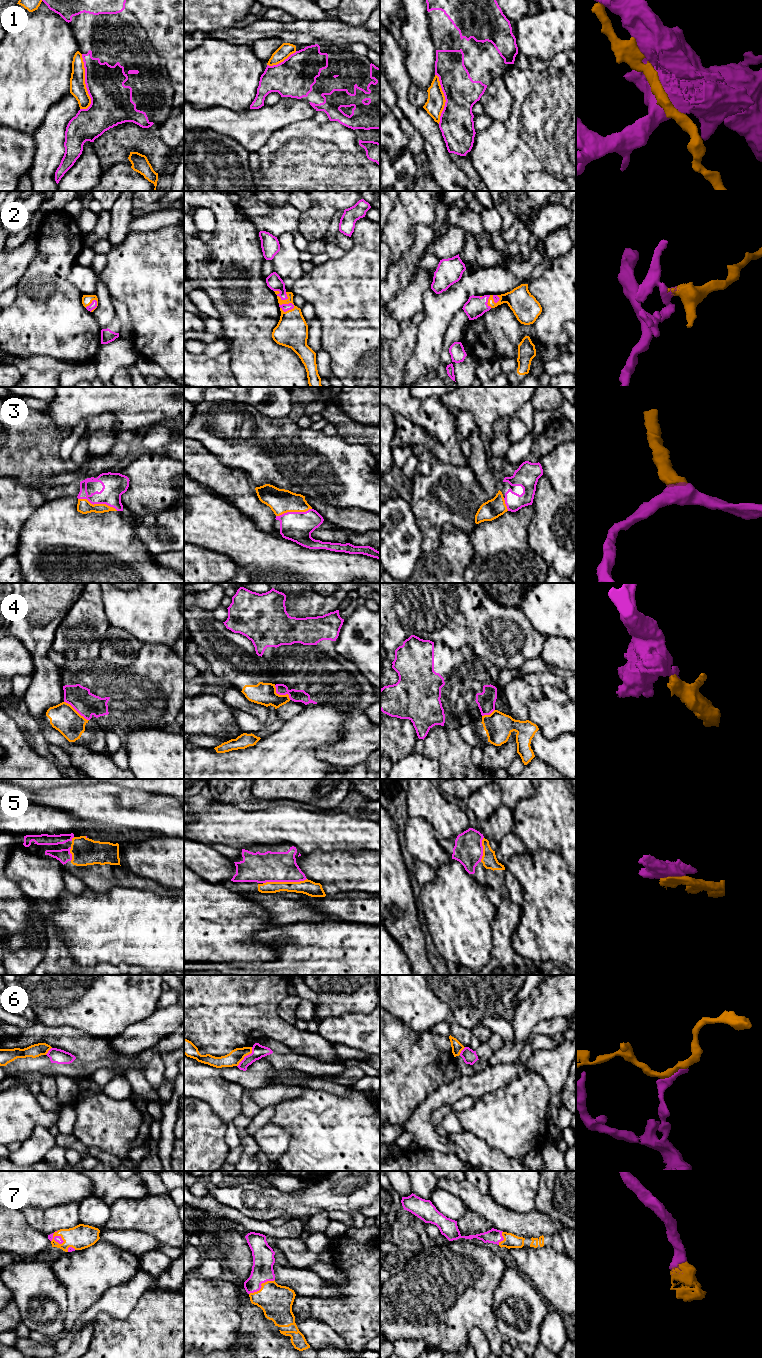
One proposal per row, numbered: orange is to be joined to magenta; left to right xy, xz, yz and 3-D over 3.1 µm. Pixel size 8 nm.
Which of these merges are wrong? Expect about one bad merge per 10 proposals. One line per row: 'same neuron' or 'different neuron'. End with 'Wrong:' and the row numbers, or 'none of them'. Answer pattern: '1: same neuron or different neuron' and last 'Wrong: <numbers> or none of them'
1: same neuron
2: same neuron
3: same neuron
4: different neuron
5: same neuron
6: different neuron
7: same neuron
Wrong: 4, 6

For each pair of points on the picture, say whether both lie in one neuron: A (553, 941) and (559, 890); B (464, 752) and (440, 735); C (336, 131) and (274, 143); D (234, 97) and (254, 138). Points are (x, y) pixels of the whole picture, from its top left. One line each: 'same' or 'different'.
A: same
B: same
C: same
D: different

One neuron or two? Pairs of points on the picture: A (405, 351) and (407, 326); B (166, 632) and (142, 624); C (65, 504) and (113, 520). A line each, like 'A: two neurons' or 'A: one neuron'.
A: one neuron
B: one neuron
C: one neuron

